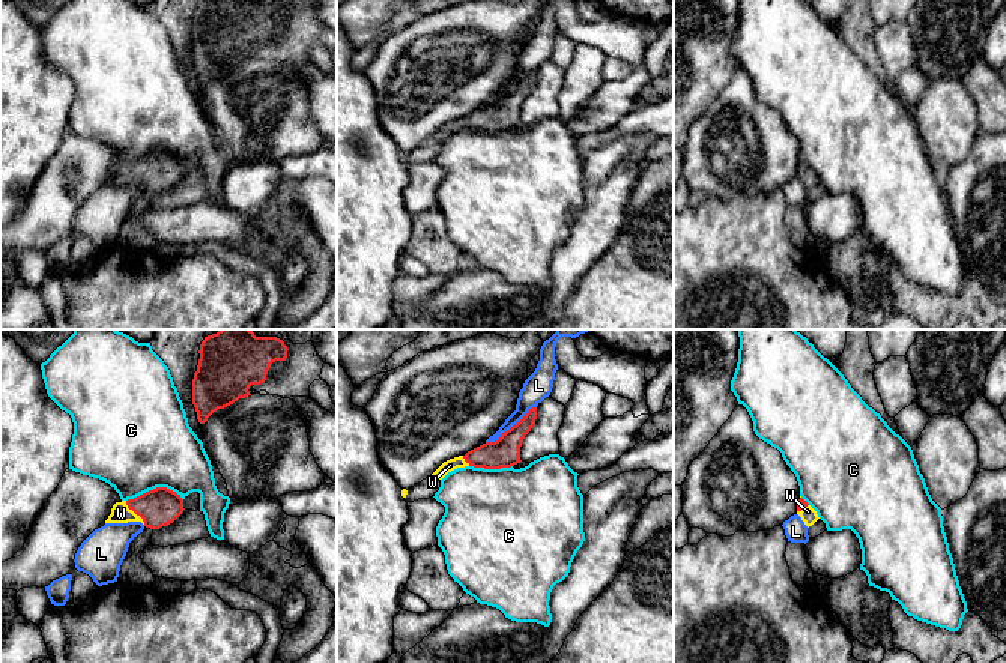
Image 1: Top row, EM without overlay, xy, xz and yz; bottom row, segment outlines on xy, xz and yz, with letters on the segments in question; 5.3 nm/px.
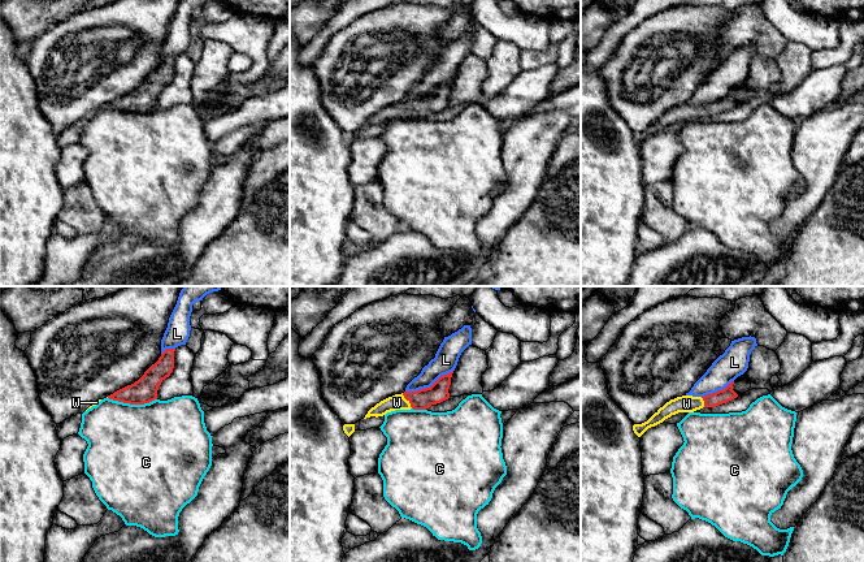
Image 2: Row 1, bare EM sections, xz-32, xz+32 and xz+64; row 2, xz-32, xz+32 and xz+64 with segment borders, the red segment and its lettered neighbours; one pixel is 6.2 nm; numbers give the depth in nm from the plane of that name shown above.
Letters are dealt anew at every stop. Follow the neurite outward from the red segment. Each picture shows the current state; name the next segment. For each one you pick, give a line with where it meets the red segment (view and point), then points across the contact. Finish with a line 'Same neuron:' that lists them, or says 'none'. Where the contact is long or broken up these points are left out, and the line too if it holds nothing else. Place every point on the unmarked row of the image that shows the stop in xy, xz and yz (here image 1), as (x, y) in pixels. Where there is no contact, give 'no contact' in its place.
W: xy (134, 175) | across xy (160, 170), (134, 175), (121, 176)
Same neuron: W

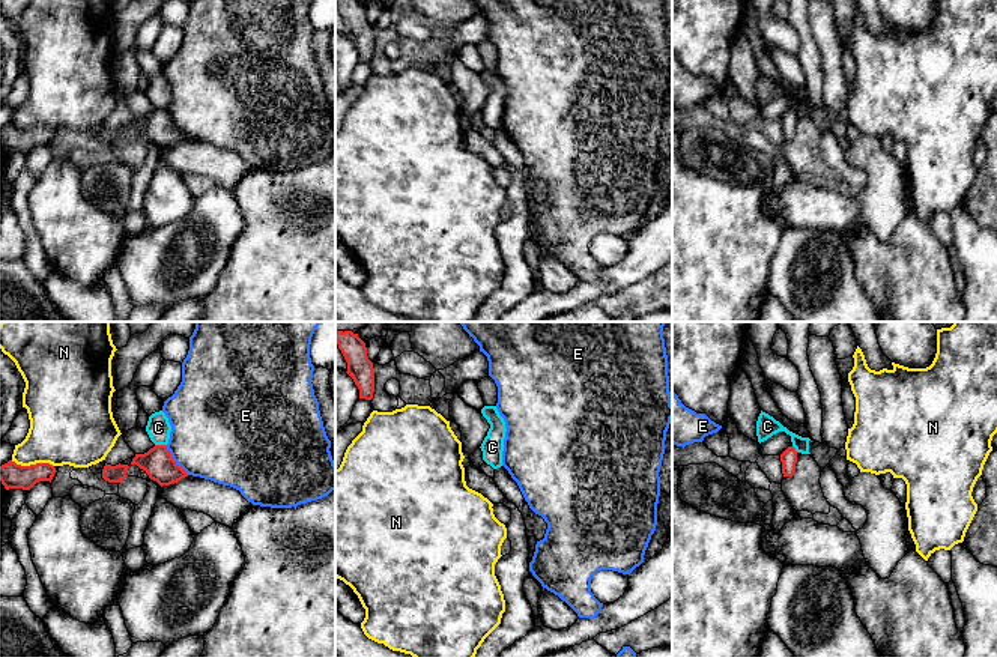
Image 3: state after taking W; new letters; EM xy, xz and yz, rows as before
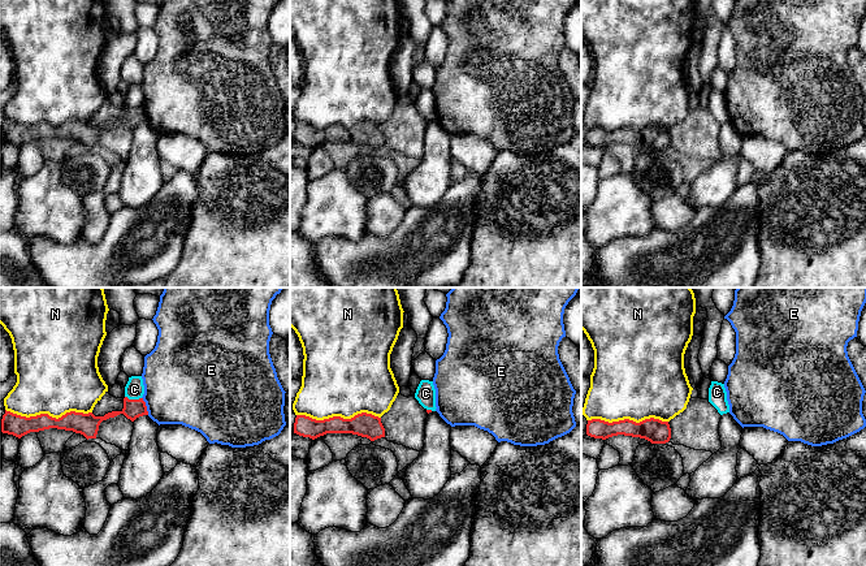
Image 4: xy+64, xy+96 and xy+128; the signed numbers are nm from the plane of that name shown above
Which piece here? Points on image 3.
Same neuron: none

